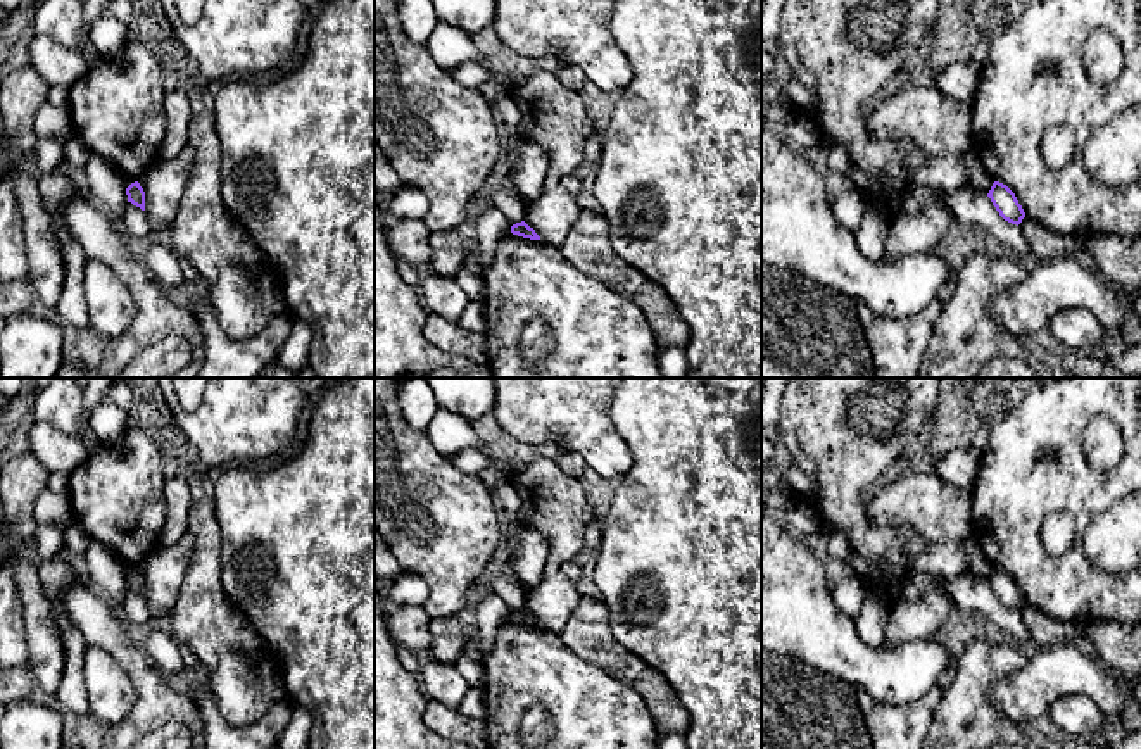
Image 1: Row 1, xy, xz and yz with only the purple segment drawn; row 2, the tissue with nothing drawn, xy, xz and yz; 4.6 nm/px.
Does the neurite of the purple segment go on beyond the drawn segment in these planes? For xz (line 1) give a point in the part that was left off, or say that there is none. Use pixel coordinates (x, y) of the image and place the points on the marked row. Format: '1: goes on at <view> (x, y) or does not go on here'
1: does not go on here

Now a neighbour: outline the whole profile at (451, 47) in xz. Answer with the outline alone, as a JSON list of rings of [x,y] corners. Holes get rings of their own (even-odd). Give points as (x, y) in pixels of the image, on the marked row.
[[[438,22],[426,47],[435,64],[452,74],[463,64],[480,64],[489,72],[499,74],[511,90],[520,79],[507,76],[497,62],[487,59],[473,43],[471,36],[463,29]]]

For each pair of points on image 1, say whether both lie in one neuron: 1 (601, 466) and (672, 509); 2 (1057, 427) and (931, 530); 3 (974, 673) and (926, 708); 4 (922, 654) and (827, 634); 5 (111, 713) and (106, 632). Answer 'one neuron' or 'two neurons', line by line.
1: two neurons
2: two neurons
3: two neurons
4: one neuron
5: two neurons

